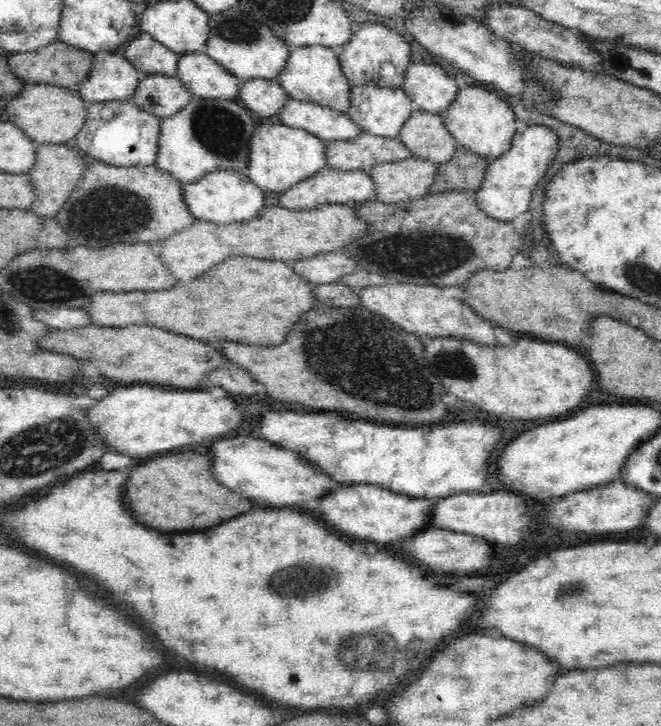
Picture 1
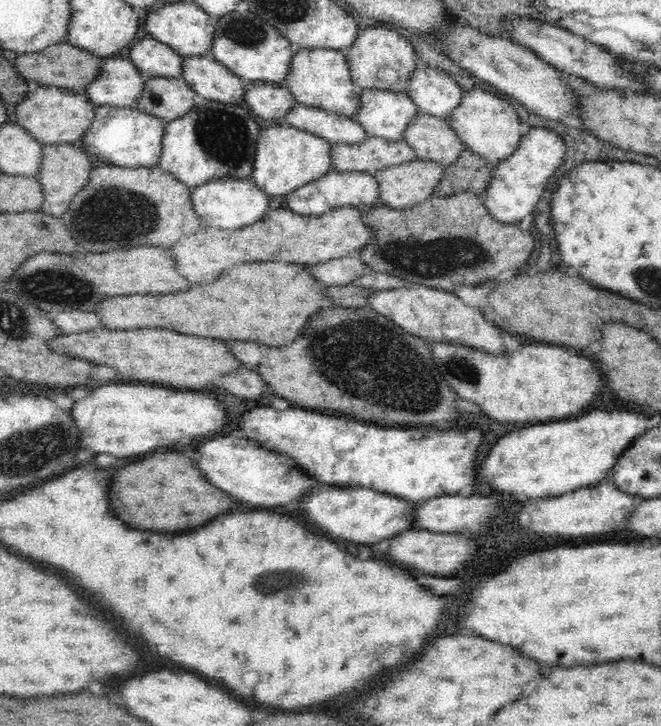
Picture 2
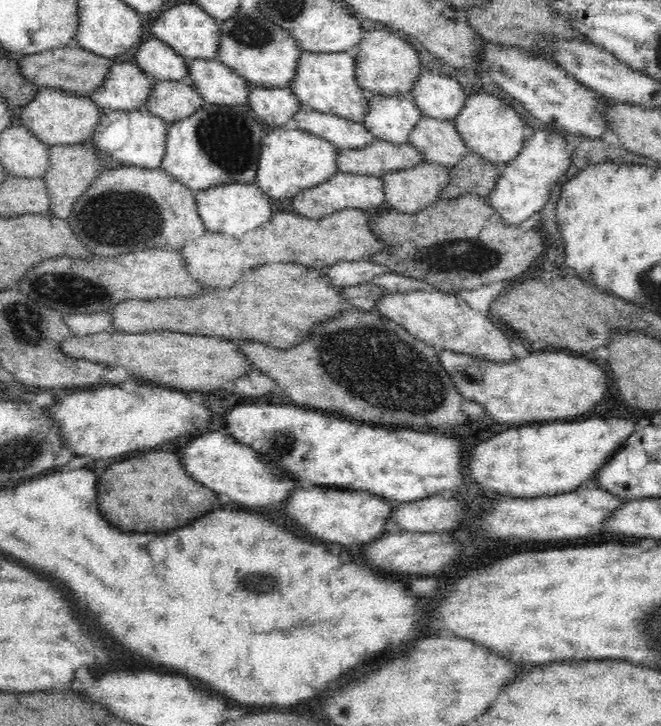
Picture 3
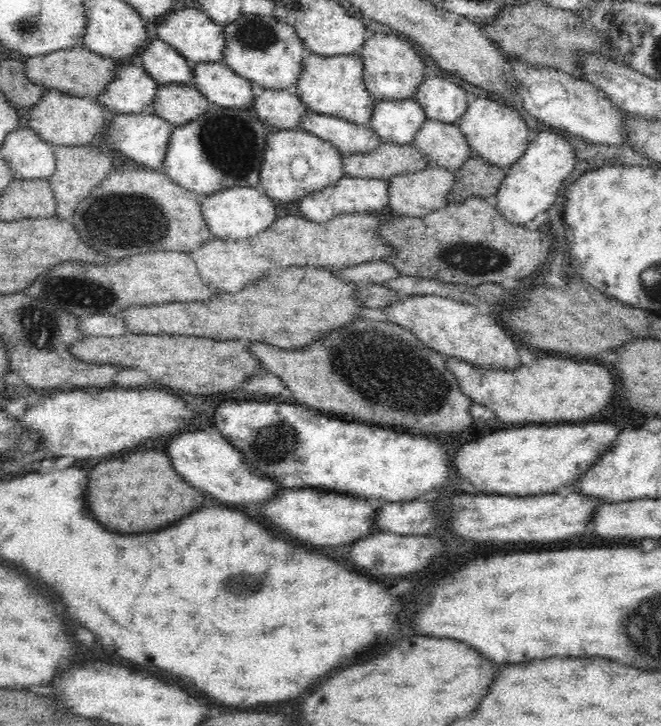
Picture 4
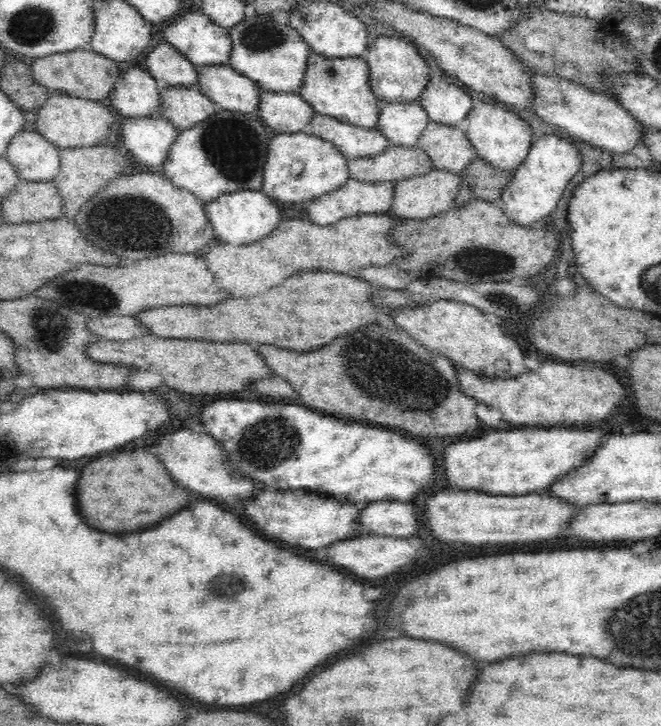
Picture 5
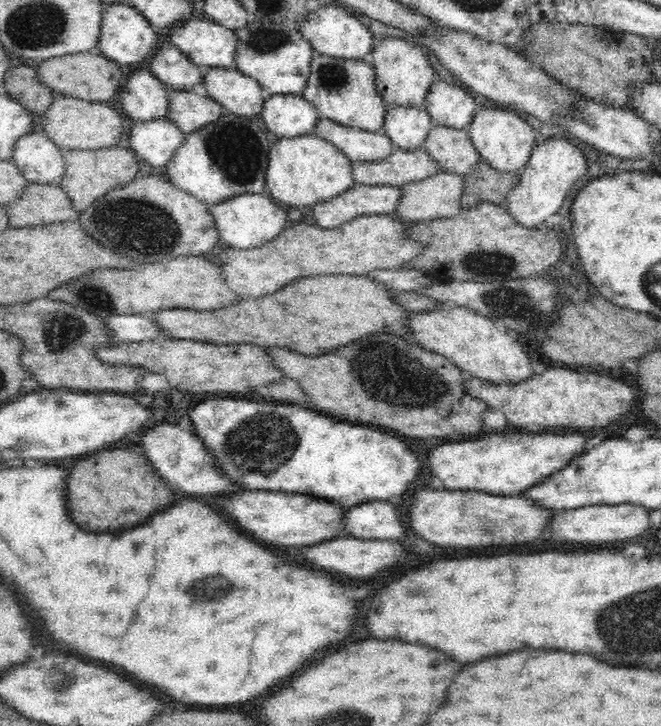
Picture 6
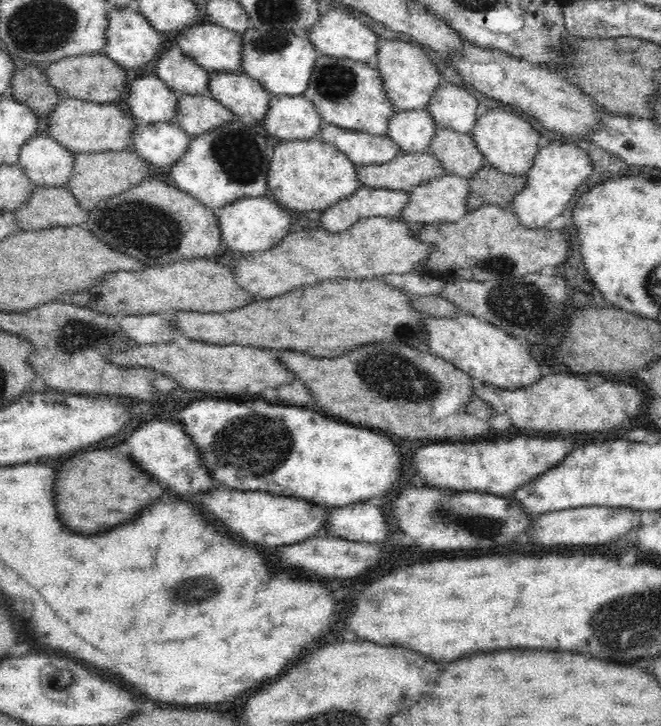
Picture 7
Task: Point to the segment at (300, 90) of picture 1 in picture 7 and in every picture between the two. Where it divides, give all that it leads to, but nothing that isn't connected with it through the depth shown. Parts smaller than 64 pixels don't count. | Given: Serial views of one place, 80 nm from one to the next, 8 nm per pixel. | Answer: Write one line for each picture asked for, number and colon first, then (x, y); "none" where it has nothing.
2: (319, 77)
3: (324, 80)
4: (333, 85)
5: (339, 88)
6: (342, 90)
7: (349, 94)

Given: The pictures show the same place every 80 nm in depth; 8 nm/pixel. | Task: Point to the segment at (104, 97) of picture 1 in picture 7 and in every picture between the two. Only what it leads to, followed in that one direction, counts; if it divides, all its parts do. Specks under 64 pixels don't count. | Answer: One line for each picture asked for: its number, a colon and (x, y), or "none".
2: (118, 83)
3: (124, 87)
4: (132, 90)
5: (136, 94)
6: (144, 97)
7: (150, 100)

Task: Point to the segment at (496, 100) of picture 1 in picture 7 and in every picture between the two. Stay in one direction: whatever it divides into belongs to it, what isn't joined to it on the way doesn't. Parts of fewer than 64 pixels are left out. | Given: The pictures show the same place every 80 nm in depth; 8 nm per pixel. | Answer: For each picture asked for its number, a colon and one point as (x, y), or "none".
2: (486, 124)
3: (489, 126)
4: (496, 132)
5: (500, 137)
6: (505, 140)
7: (507, 141)

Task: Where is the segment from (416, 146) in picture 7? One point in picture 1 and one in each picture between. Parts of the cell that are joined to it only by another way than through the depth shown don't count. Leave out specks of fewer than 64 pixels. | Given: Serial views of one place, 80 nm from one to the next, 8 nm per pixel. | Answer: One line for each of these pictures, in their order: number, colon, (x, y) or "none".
1: (379, 110)
2: (383, 113)
3: (391, 118)
4: (397, 122)
5: (402, 123)
6: (407, 127)

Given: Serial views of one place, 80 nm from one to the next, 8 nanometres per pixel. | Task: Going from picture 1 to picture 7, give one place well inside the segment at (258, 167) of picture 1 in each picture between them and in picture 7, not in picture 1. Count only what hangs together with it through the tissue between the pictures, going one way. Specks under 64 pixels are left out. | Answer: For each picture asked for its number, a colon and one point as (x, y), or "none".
2: (285, 158)
3: (289, 161)
4: (325, 161)
5: (325, 169)
6: (306, 170)
7: (308, 175)

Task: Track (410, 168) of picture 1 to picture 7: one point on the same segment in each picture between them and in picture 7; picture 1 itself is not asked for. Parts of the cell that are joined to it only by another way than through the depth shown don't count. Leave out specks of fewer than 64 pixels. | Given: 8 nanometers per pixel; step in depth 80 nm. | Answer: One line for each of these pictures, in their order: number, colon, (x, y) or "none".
2: (404, 185)
3: (409, 189)
4: (417, 193)
5: (423, 196)
6: (439, 196)
7: (444, 199)

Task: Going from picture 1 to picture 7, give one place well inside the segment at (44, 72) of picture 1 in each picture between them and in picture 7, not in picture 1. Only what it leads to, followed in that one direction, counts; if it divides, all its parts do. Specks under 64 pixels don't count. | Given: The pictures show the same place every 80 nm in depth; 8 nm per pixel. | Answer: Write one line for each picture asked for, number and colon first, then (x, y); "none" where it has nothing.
2: (63, 65)
3: (75, 70)
4: (77, 71)
5: (85, 74)
6: (90, 76)
7: (96, 78)

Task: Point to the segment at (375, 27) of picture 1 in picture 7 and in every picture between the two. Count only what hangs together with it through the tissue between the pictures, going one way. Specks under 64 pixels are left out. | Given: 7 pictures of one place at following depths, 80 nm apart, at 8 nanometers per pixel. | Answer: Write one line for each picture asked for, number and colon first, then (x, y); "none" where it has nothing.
2: (374, 48)
3: (385, 63)
4: (393, 69)
5: (398, 72)
6: (403, 74)
7: (409, 77)

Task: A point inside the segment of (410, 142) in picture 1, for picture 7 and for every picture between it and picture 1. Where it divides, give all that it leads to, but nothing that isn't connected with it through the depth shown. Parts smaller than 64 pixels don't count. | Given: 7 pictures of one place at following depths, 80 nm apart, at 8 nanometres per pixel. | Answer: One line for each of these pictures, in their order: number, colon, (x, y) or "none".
2: (431, 137)
3: (438, 141)
4: (444, 145)
5: (449, 148)
6: (454, 151)
7: (458, 153)

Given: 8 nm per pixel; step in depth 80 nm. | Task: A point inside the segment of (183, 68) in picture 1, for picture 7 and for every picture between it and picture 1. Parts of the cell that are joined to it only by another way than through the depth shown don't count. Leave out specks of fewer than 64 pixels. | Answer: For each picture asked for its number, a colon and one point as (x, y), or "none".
2: (210, 80)
3: (217, 84)
4: (222, 87)
5: (229, 90)
6: (239, 94)
7: (243, 95)

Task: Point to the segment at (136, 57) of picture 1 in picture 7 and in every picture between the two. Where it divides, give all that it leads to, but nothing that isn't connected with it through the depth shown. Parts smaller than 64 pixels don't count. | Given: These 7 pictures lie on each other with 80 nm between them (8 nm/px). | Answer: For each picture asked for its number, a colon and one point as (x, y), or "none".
2: (152, 58)
3: (157, 60)
4: (164, 64)
5: (169, 67)
6: (173, 68)
7: (185, 77)

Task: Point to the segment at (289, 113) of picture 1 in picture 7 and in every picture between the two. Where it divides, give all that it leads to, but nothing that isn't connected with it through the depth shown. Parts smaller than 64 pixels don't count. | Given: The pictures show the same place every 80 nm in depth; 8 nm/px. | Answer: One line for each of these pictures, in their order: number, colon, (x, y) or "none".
2: (333, 127)
3: (341, 132)
4: (349, 138)
5: (354, 142)
6: (358, 145)
7: (362, 149)

